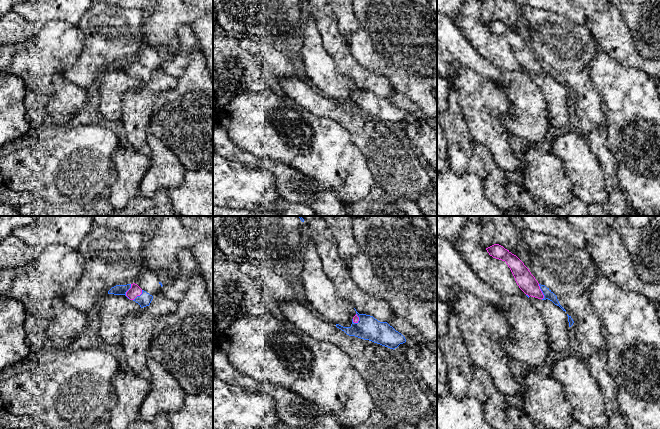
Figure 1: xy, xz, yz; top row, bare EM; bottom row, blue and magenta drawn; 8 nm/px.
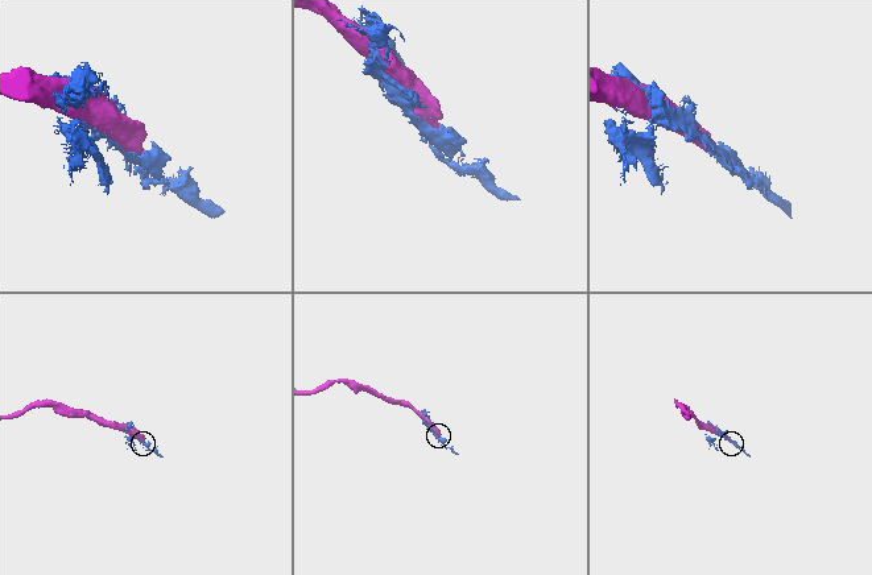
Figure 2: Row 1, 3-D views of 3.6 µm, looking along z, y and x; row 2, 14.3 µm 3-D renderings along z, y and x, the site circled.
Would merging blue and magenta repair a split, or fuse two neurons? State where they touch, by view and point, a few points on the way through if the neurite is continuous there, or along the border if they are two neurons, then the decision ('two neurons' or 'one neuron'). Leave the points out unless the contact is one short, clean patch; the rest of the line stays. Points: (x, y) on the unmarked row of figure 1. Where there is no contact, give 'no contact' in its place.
contact yz (542, 68); one neuron

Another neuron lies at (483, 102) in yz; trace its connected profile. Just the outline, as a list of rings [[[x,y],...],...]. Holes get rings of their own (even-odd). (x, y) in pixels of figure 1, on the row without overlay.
[[[457,65],[455,70],[456,76],[448,80],[448,83],[458,91],[458,102],[475,143],[486,147],[497,165],[504,171],[522,172],[524,169],[523,159],[512,153],[508,141],[511,133],[506,129],[501,119],[502,116],[509,116],[512,113],[505,92],[496,83],[468,68]]]

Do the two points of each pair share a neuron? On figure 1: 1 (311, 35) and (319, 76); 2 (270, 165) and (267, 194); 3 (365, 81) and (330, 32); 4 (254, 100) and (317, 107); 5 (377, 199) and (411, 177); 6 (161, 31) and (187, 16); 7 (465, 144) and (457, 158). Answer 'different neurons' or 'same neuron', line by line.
1: same neuron
2: different neurons
3: same neuron
4: different neurons
5: different neurons
6: same neuron
7: same neuron

